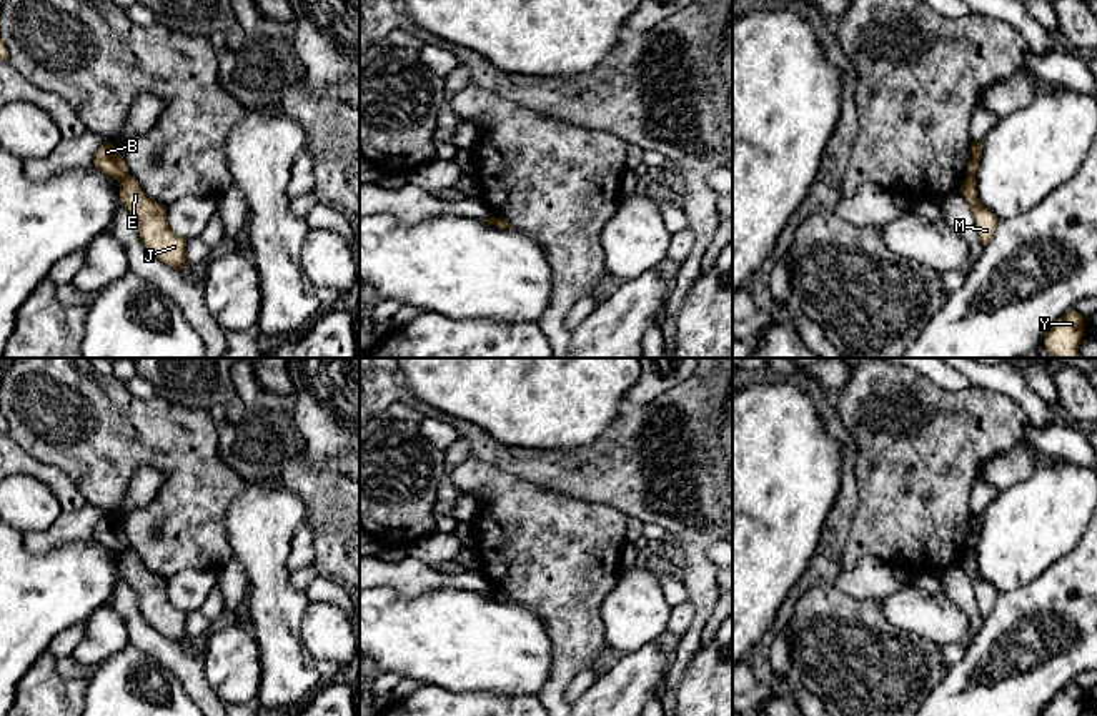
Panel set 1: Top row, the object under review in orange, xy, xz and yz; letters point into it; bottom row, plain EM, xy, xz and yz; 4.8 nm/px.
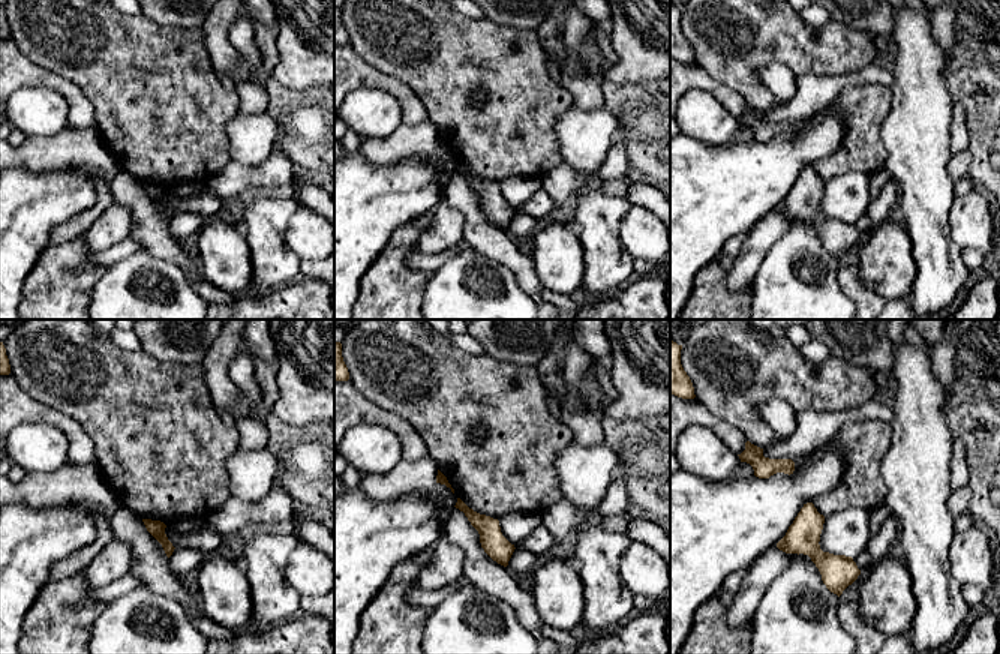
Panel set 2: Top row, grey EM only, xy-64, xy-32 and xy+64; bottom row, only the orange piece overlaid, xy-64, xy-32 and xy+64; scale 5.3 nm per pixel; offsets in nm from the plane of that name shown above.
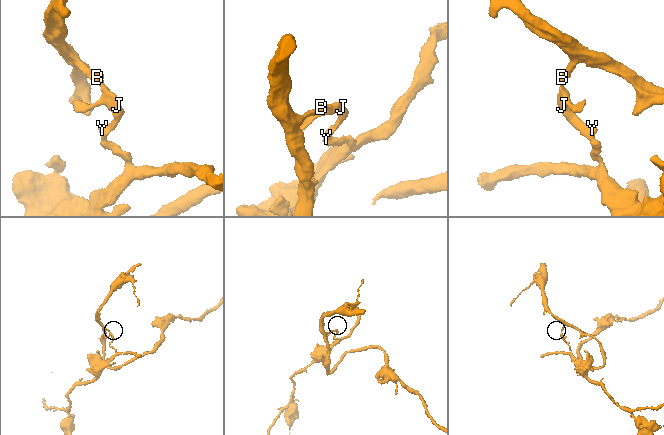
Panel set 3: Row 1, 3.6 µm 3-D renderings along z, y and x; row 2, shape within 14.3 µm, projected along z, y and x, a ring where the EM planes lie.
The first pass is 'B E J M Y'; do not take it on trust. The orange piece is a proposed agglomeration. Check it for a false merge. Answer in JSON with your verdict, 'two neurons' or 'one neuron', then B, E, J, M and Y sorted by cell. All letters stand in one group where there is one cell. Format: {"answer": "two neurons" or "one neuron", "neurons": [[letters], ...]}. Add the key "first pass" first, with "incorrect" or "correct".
{"first pass": "incorrect", "answer": "two neurons", "neurons": [["B"], ["E", "J", "M", "Y"]]}

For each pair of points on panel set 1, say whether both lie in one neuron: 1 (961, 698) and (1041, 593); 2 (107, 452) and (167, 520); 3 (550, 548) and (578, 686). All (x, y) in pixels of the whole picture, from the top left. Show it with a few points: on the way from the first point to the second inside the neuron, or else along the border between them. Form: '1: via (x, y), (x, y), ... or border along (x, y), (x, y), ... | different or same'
1: via (967, 671), (986, 651), (991, 638), (1014, 618) | same
2: via (107, 477), (110, 497), (134, 520), (142, 520) | same
3: border along (593, 665), (573, 678), (565, 698) | different

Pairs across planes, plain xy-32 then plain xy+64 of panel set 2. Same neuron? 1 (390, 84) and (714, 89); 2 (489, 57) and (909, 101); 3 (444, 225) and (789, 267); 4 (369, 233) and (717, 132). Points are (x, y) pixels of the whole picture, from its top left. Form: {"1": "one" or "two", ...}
{"1": "one", "2": "two", "3": "two", "4": "two"}

